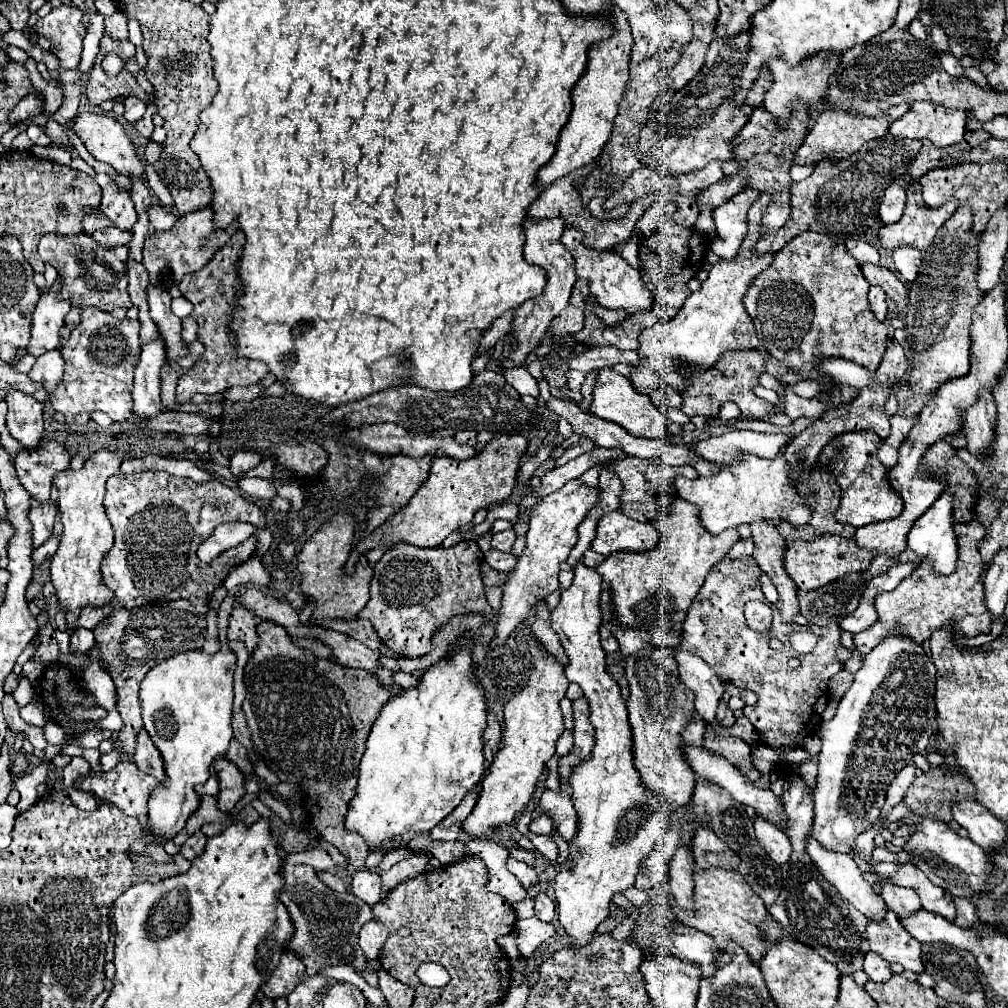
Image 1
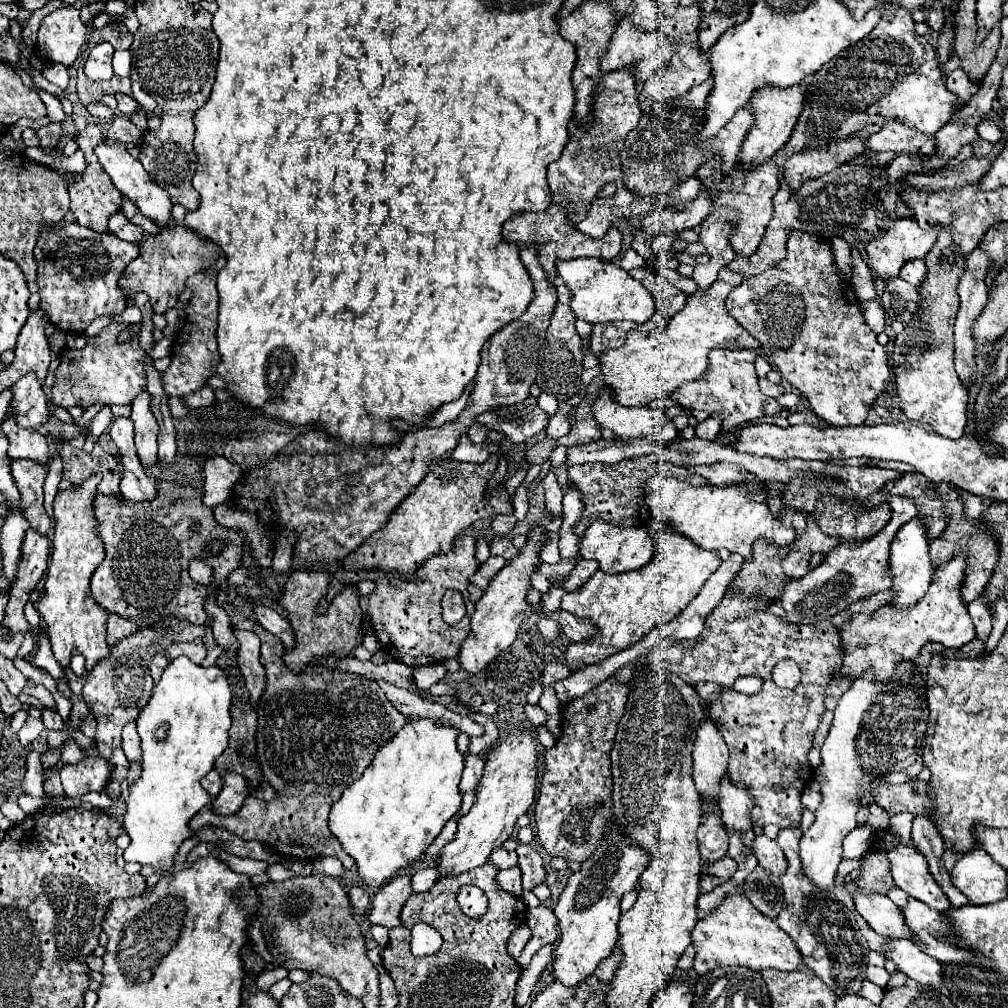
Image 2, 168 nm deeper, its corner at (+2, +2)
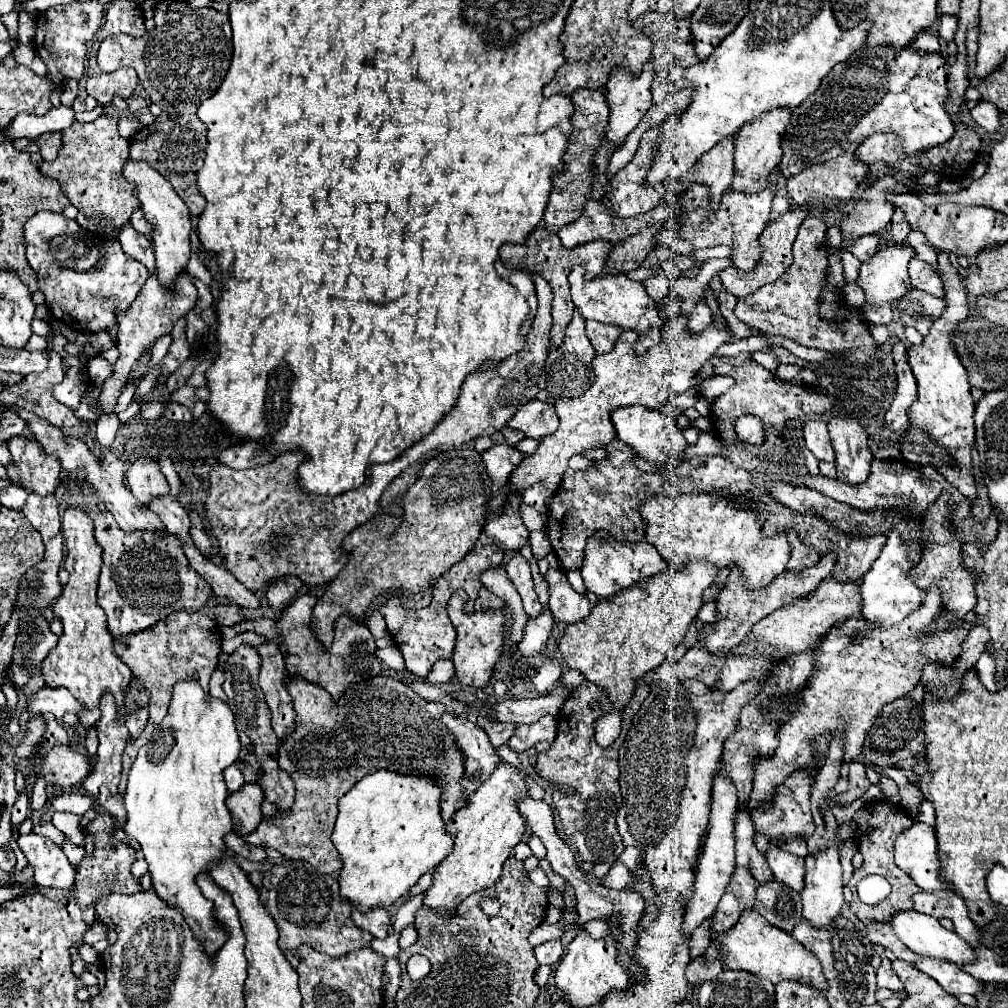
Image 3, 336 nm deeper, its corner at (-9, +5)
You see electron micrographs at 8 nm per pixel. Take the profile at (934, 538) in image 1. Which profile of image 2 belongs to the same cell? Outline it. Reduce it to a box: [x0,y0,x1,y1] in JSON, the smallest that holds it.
[886,518,936,610]

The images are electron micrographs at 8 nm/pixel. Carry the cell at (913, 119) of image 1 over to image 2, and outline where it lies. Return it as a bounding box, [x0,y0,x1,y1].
[866,120,936,156]

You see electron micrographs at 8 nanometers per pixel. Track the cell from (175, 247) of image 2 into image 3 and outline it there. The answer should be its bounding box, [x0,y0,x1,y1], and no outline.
[97,271,197,413]

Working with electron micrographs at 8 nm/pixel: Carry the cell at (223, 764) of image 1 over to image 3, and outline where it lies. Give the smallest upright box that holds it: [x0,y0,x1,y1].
[225,783,263,835]

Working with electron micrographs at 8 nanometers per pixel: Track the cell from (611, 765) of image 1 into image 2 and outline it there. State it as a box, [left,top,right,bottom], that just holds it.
[552,822,648,986]

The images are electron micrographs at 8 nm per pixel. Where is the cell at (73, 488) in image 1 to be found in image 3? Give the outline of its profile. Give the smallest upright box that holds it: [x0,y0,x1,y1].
[43,507,131,735]

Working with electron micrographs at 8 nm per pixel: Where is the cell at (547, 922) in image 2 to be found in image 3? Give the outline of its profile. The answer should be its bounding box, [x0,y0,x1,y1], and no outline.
[535,939,563,965]

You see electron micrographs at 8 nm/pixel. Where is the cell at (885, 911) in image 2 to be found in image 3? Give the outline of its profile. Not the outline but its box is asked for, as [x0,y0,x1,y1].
[889,909,975,963]

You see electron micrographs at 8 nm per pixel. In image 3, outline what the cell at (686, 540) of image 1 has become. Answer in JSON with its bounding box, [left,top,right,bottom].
[559,559,719,747]

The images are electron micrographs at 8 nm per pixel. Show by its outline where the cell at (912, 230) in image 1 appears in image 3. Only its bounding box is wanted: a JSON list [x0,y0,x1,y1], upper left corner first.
[857,243,915,305]

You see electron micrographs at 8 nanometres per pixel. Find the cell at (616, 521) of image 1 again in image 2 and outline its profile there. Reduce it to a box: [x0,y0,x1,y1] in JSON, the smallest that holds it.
[578,520,654,574]

